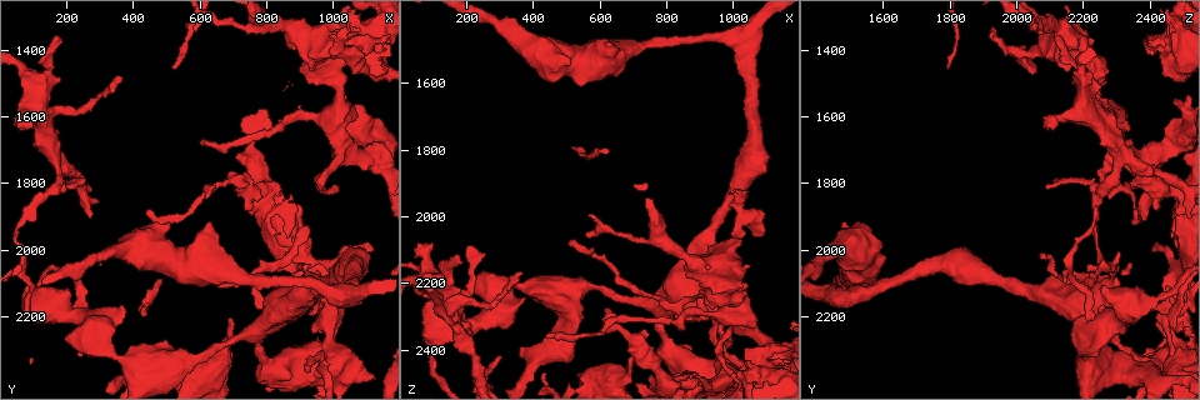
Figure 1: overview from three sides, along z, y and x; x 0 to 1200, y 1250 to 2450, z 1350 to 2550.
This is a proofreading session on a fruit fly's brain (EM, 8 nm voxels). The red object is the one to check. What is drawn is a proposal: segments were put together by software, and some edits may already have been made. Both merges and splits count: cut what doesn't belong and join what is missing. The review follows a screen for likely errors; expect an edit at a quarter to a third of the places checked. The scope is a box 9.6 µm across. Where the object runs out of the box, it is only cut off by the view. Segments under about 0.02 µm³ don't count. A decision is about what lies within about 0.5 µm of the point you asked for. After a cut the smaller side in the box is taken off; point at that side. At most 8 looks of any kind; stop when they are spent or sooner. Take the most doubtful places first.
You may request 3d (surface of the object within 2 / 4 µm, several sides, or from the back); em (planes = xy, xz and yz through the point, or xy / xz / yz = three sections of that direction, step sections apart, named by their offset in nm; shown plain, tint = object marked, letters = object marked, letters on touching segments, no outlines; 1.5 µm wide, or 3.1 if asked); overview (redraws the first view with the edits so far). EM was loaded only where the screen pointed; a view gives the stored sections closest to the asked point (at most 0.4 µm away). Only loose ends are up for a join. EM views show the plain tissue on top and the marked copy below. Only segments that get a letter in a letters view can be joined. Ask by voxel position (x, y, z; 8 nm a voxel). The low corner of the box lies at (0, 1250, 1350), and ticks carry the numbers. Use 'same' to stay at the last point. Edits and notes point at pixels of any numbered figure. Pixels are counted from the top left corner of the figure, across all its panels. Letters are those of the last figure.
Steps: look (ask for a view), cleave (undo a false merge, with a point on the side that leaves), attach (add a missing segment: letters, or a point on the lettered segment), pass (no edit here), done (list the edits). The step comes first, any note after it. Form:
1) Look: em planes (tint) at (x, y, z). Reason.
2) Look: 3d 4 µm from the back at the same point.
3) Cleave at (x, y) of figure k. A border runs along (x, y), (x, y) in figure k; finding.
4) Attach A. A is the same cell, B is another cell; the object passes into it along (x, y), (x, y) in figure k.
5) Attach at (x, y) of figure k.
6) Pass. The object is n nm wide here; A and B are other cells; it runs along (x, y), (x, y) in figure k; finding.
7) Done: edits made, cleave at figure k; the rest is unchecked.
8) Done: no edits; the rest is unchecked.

Look: 3d 2 µm at (1040, 1330, 1930). Branch stops here.

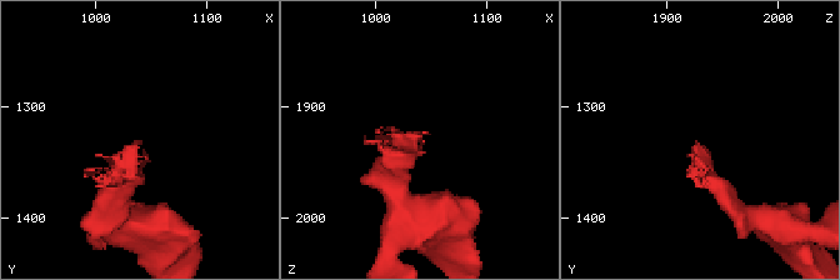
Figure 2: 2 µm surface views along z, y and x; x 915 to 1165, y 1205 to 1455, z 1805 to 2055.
Look: em xz step 8 (tint) at (1042, 1330, 1926). Shape alone is not enough.

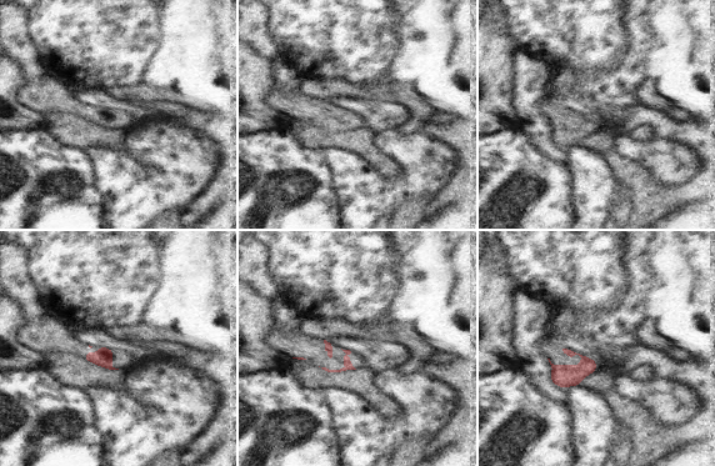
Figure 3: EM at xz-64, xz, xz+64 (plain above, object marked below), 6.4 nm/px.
Look: em planes (letters) at the same point. Cut it another way.

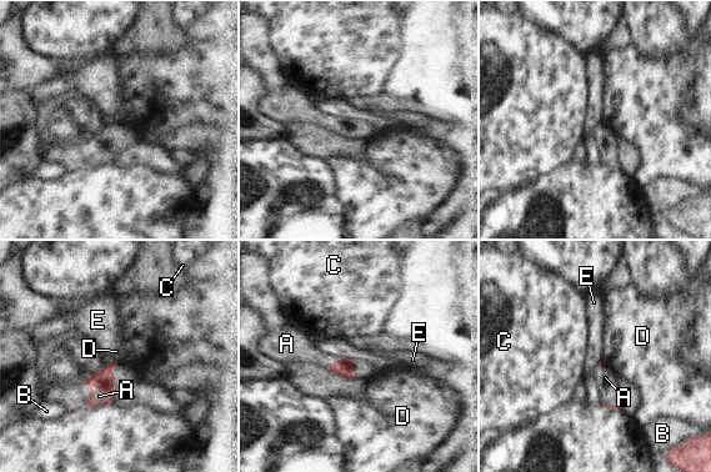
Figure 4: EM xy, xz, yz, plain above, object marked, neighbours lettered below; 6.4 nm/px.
Attach A. The longest contact is with A, 220 nm; A is the same cell, B, C, D and E are other cells; the object passes into it along (105, 375), (89, 393), (99, 396) in figure 4; the neuron continues.

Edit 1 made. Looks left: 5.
Look: em xy step 4 (letters) at (80, 2220, 2220). Thin end.

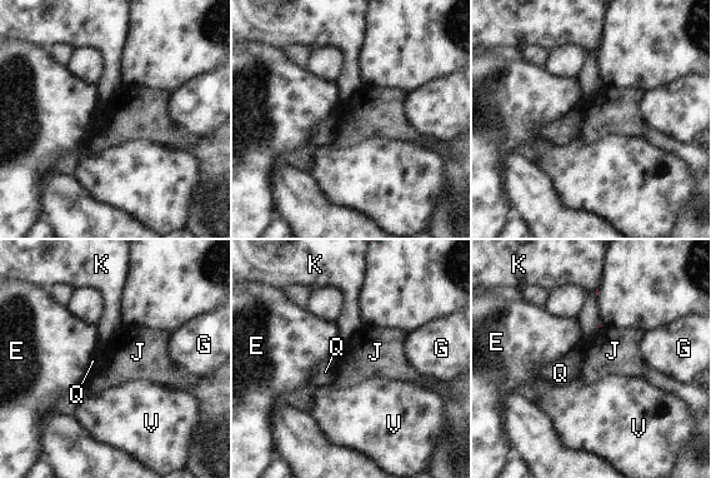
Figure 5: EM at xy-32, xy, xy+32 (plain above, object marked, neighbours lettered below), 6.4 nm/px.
Look: em planes (letters) at the same point.

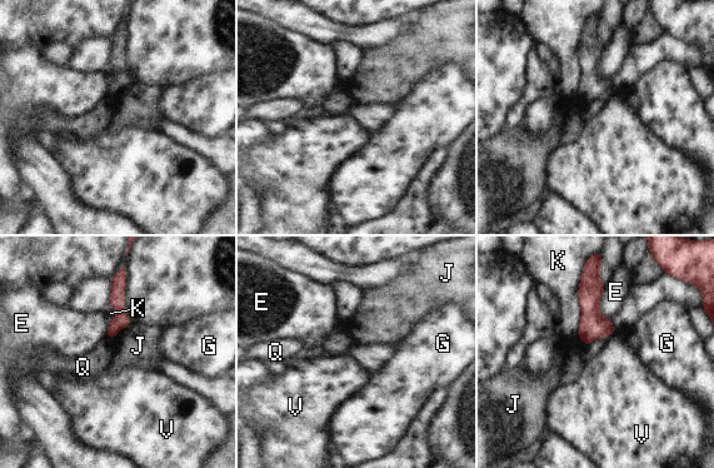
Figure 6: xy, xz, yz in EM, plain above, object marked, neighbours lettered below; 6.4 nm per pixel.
Pass. E, G, J, K, Q and V are other cells; it runs along (120, 279), (120, 320), (110, 334) in figure 6; none of them fits.

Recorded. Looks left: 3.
Done: edits made, attach at figure 4; the rest is unchecked.

